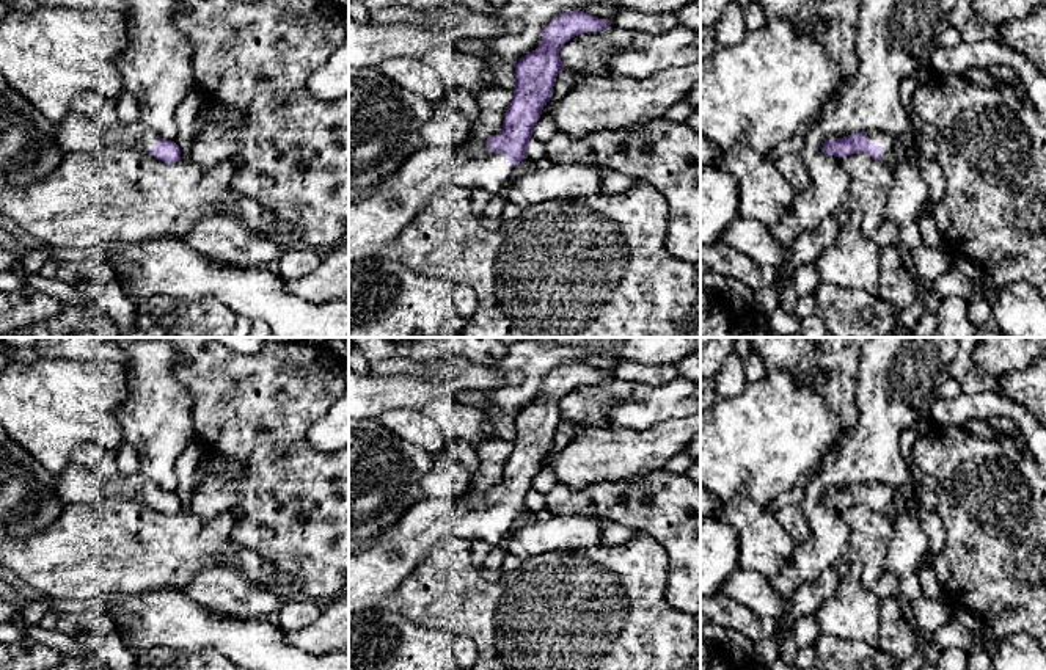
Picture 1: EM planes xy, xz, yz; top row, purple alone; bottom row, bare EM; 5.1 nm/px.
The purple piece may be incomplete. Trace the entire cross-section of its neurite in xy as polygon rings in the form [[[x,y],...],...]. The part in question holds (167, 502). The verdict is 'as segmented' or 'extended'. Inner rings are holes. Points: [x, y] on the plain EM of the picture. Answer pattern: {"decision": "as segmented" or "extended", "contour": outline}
{"decision": "extended", "contour": [[[69,461],[64,471],[55,475],[53,485],[58,497],[66,504],[88,504],[107,497],[119,497],[141,505],[151,505],[166,515],[181,512],[181,501],[177,496],[163,491],[141,472],[135,475],[112,472],[105,480],[99,480],[83,468]]]}

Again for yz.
{"decision": "extended", "contour": [[[859,483],[845,490],[828,491],[821,504],[839,510],[867,504],[878,513],[892,515],[902,499],[902,493],[900,488],[883,483]]]}

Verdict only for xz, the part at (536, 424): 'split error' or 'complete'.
split error

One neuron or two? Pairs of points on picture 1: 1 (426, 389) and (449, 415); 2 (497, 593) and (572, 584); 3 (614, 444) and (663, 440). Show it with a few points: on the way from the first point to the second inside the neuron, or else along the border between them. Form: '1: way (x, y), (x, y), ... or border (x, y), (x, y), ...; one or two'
1: border (454, 399), (440, 399), (421, 410); two
2: way (515, 593), (553, 593); one
3: way (627, 444), (651, 444); one

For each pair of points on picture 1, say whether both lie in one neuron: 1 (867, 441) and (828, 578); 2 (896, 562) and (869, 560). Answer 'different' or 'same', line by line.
1: different
2: different

